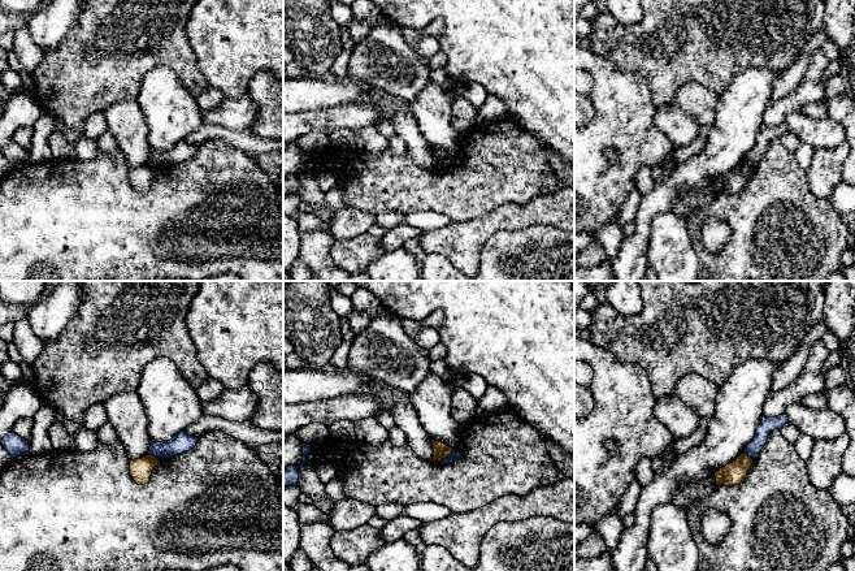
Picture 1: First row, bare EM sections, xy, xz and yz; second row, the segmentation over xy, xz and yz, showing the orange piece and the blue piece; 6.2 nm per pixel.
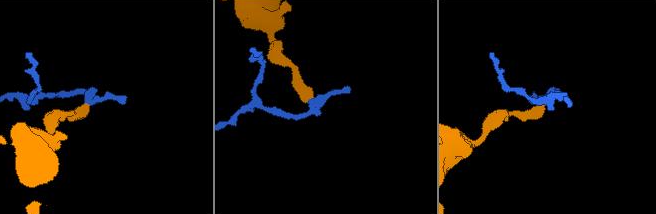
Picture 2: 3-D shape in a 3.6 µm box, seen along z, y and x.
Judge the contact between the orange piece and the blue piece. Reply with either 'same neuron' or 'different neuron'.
different neuron

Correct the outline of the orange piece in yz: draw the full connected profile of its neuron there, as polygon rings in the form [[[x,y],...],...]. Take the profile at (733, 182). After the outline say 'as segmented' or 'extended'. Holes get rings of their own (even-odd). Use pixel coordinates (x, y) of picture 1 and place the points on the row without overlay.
[[[742,161],[733,172],[726,173],[715,181],[716,194],[739,194],[747,185],[754,168]]]; as segmented

